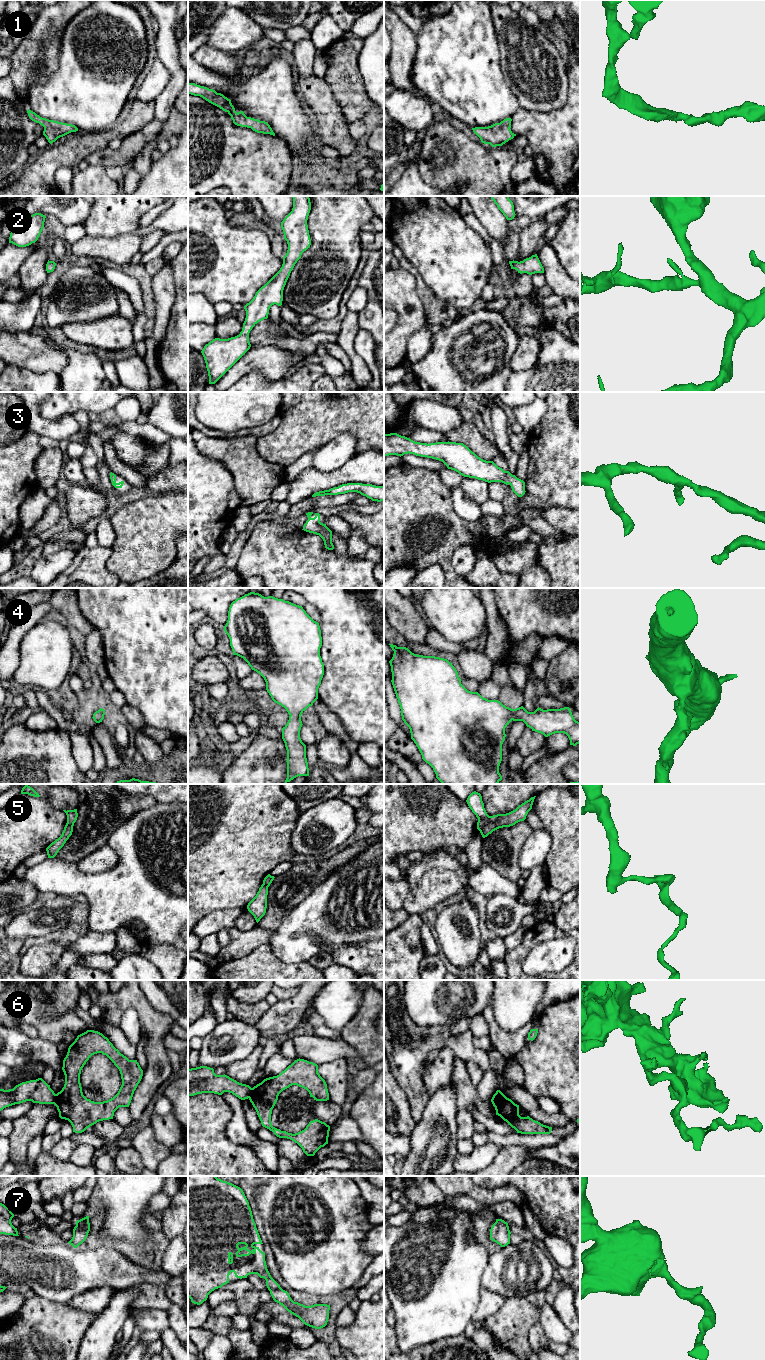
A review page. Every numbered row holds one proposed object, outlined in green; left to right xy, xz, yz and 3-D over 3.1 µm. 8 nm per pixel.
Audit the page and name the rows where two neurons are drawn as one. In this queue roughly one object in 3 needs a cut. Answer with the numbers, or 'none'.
5, 6

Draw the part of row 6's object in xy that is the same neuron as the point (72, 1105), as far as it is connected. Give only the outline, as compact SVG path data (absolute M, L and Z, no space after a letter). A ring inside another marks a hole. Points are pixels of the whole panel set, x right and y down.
M87 1030L77 1036L68 1048L62 1070L65 1084L56 1094L54 1105L59 1117L68 1120L75 1133L82 1133L99 1121L113 1119L114 1112L119 1107L129 1107L134 1091L143 1076L143 1070L137 1060L129 1060L107 1037L94 1030ZM97 1053L106 1055L114 1063L122 1079L118 1093L103 1102L87 1099L83 1095L80 1083L82 1068L89 1058Z

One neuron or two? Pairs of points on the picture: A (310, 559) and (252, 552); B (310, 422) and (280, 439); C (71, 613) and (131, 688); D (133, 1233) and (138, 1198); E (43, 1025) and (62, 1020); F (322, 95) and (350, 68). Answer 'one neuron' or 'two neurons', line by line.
A: one neuron
B: one neuron
C: two neurons
D: one neuron
E: one neuron
F: two neurons

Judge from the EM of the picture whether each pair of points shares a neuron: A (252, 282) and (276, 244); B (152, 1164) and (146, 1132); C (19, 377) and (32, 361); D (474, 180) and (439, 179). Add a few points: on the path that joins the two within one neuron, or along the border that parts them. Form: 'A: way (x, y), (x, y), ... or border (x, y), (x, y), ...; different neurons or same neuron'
A: border (260, 230), (267, 236), (271, 251), (282, 258); different neurons
B: way (151, 1156), (146, 1140); same neuron
C: border (10, 364), (24, 367), (34, 372), (49, 371); different neurons
D: way (465, 179), (448, 179); same neuron

